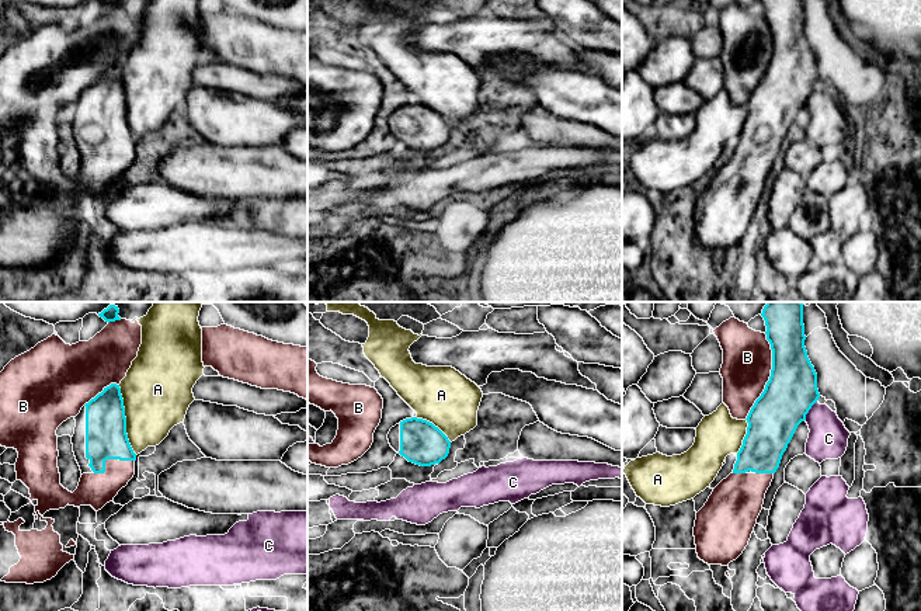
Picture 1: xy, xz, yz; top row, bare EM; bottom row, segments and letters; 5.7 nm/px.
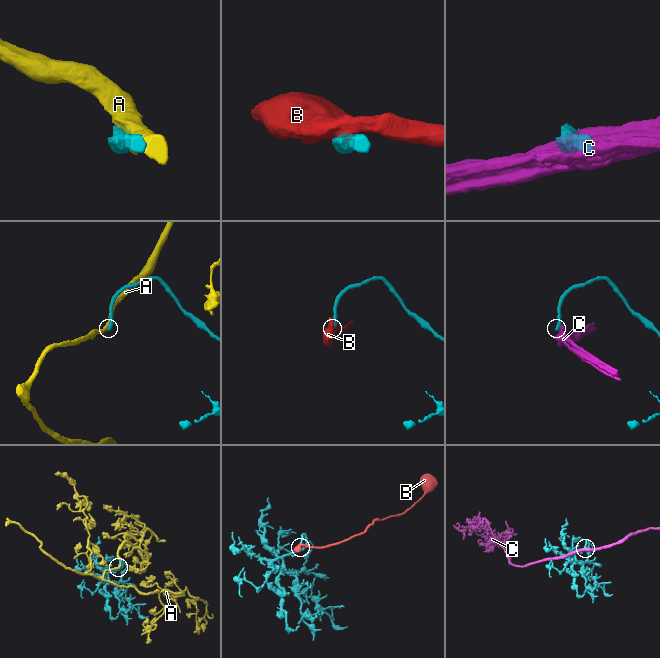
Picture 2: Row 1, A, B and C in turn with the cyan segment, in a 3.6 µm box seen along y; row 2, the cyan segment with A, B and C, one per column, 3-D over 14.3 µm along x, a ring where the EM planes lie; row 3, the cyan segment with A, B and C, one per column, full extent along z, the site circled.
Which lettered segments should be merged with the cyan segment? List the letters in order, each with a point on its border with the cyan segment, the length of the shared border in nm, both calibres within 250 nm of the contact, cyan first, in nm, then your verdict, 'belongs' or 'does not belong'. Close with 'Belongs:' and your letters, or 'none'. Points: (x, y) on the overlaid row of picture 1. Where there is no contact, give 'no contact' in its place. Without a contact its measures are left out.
A: xy (125, 420) | 420 nm | 240/400 nm | does not belong
B: yz (770, 377) | 500 nm | 280/280 nm | belongs
C: yz (809, 409) | 130 nm | 280/220 nm | does not belong
Belongs: B

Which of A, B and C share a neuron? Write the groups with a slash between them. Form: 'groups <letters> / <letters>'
groups A / B / C

